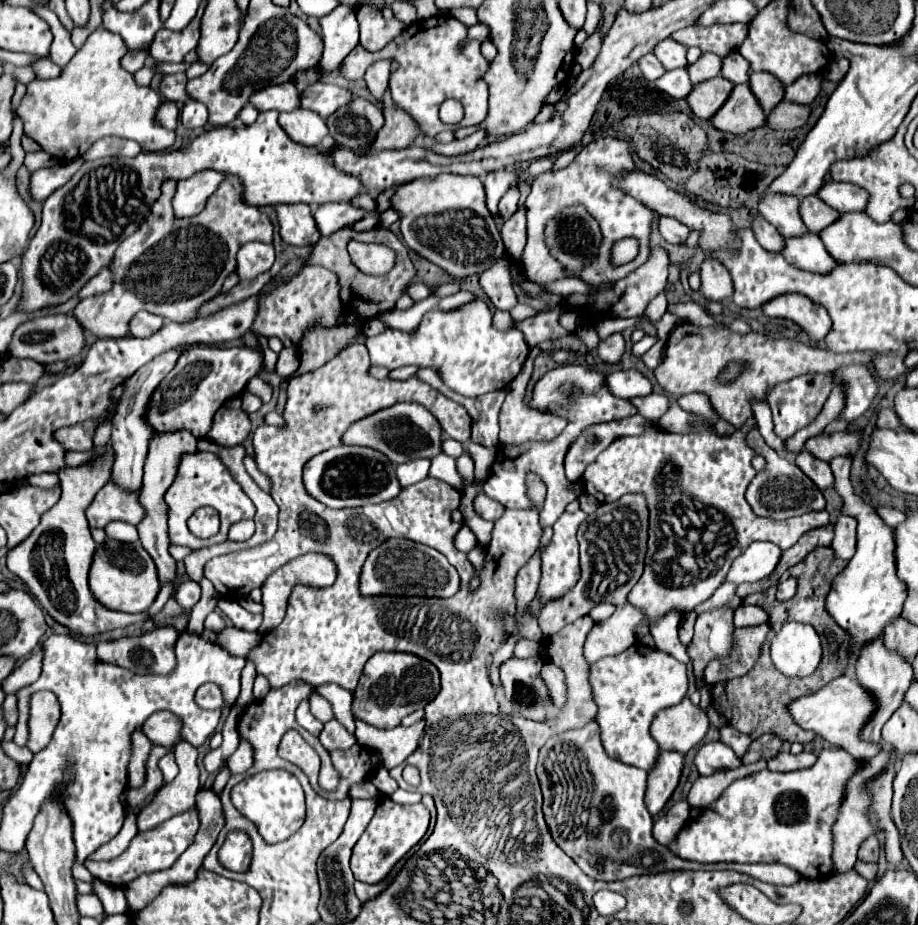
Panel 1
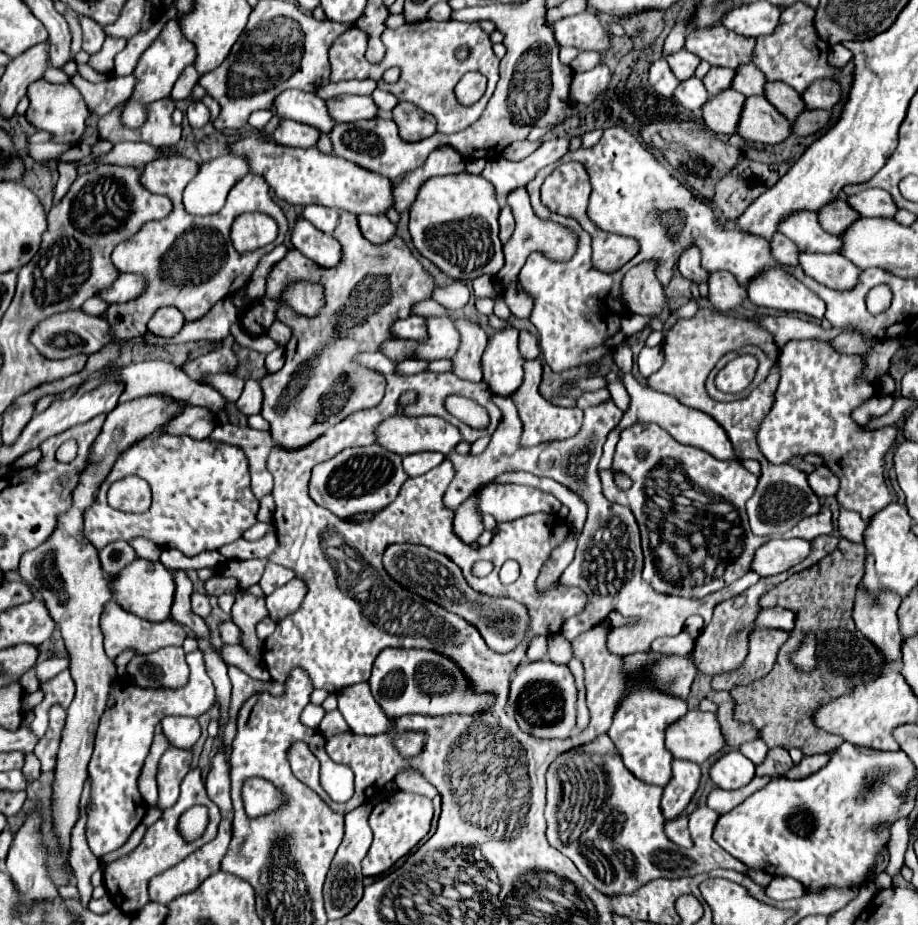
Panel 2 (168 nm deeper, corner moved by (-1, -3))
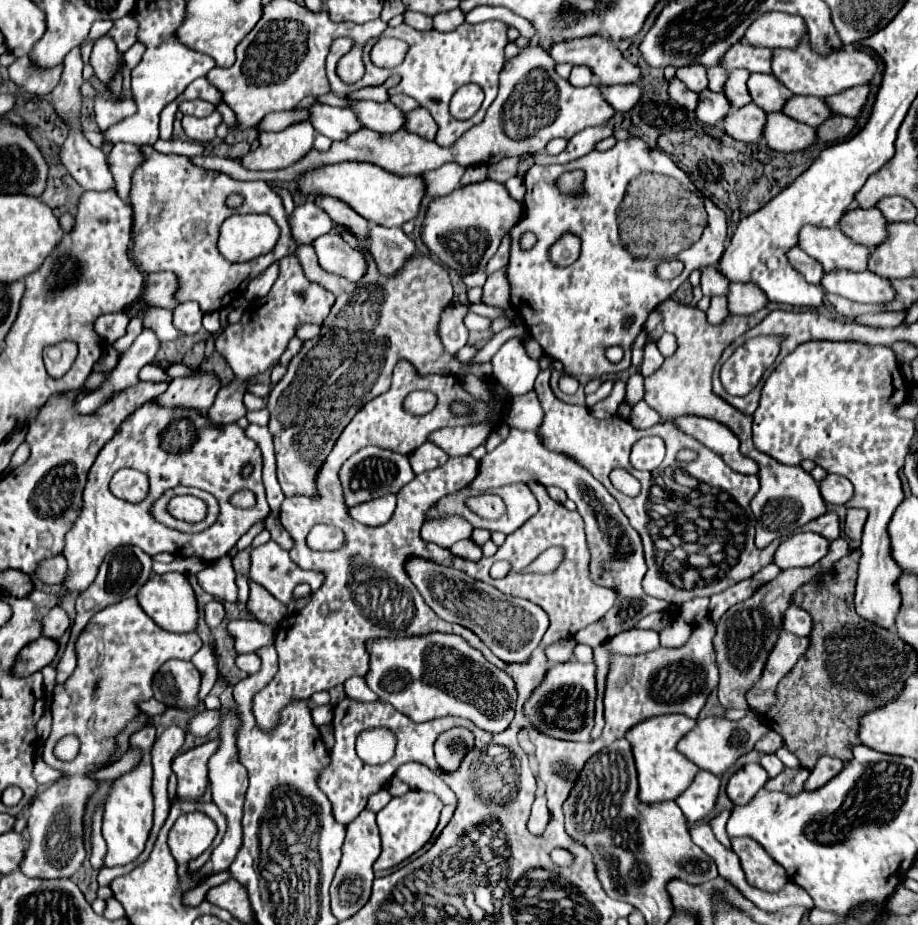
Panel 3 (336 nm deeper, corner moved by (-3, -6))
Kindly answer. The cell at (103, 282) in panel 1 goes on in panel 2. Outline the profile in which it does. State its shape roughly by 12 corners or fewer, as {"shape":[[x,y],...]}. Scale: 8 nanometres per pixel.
{"shape":[[121,274],[113,288],[99,296],[109,304],[135,300],[145,290],[145,278]]}

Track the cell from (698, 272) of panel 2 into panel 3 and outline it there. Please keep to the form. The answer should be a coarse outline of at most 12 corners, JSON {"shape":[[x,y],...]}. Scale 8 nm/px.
{"shape":[[699,267],[701,291],[725,295],[727,279],[717,267]]}

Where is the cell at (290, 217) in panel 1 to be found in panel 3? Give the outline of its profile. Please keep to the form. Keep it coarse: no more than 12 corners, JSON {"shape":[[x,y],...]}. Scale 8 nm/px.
{"shape":[[339,233],[311,243],[319,265],[345,279],[361,279],[363,255]]}

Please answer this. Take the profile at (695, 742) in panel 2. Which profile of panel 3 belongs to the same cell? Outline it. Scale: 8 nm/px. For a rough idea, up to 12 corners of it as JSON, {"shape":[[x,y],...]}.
{"shape":[[757,711],[699,719],[677,749],[721,775],[769,731]]}

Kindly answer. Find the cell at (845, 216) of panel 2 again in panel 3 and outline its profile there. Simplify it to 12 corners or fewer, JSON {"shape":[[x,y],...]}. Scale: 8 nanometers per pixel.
{"shape":[[851,209],[839,229],[869,249],[885,239],[879,209]]}

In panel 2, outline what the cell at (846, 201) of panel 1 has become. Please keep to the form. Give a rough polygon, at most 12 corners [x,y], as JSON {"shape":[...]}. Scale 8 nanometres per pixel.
{"shape":[[865,190],[847,202],[861,216],[893,218],[897,206],[885,190]]}

